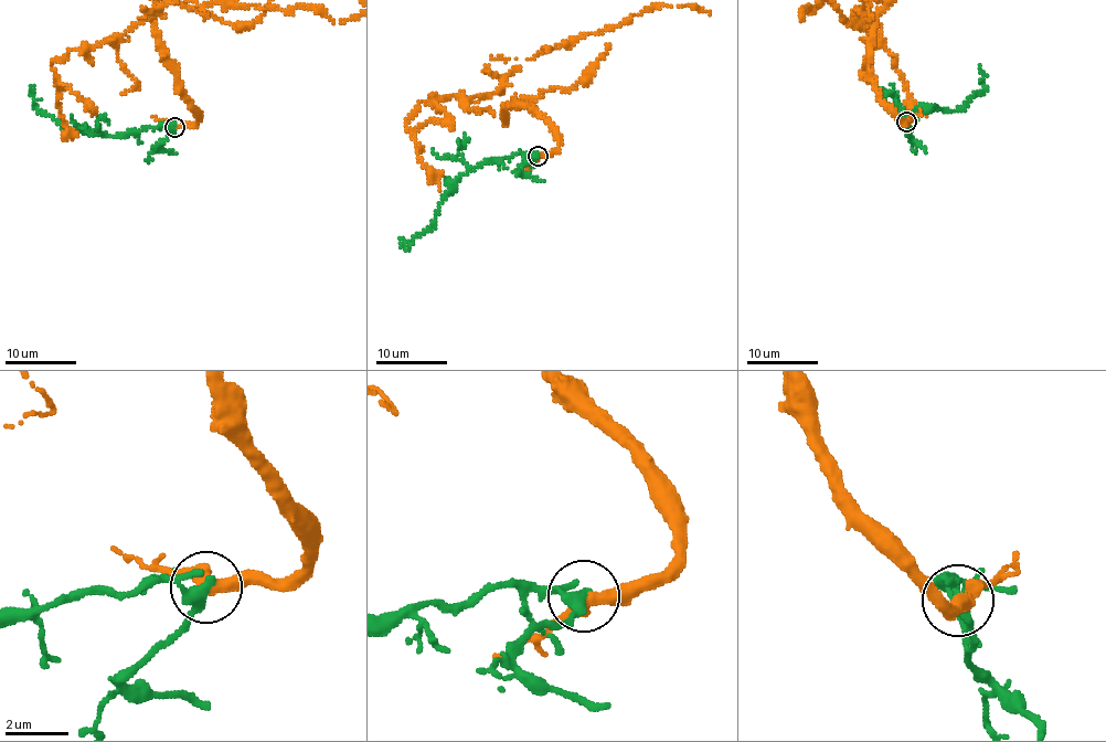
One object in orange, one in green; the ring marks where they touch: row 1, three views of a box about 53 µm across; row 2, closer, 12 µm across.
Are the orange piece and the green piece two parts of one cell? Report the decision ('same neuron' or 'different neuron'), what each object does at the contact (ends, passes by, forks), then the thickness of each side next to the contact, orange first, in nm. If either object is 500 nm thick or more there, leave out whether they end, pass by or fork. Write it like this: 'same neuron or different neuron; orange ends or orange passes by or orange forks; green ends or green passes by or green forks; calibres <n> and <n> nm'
different neuron; orange passes by; green passes by; calibres 400 and 320 nm

